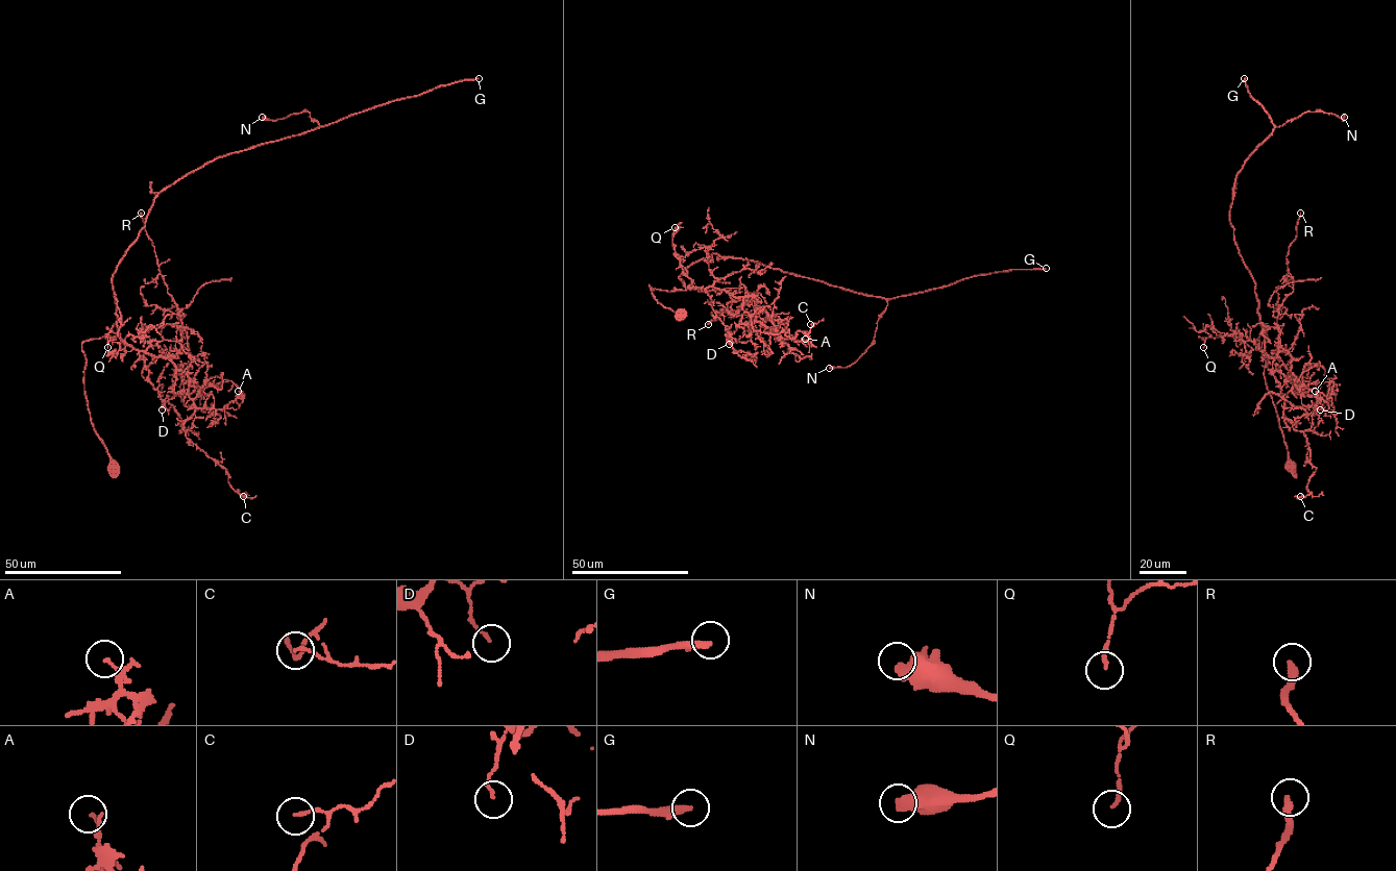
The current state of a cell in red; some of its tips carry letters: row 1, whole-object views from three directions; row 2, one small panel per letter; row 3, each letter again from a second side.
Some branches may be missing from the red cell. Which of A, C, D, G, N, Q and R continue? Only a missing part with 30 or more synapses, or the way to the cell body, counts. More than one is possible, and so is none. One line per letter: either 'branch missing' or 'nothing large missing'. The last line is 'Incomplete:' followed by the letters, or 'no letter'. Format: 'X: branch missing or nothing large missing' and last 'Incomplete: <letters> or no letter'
A: nothing large missing
C: nothing large missing
D: nothing large missing
G: branch missing
N: nothing large missing
Q: nothing large missing
R: nothing large missing
Incomplete: G

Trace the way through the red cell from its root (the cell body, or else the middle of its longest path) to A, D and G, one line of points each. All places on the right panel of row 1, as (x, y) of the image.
A: (1291, 466), (1264, 374), (1266, 332), (1263, 351), (1273, 359), (1284, 405), (1311, 414), (1315, 391)
D: (1291, 466), (1264, 374), (1262, 344), (1266, 332), (1266, 351), (1282, 362), (1292, 382), (1315, 397), (1320, 409)
G: (1291, 466), (1264, 374), (1262, 344), (1267, 336), (1255, 282), (1230, 222), (1237, 176), (1275, 128), (1244, 78)

